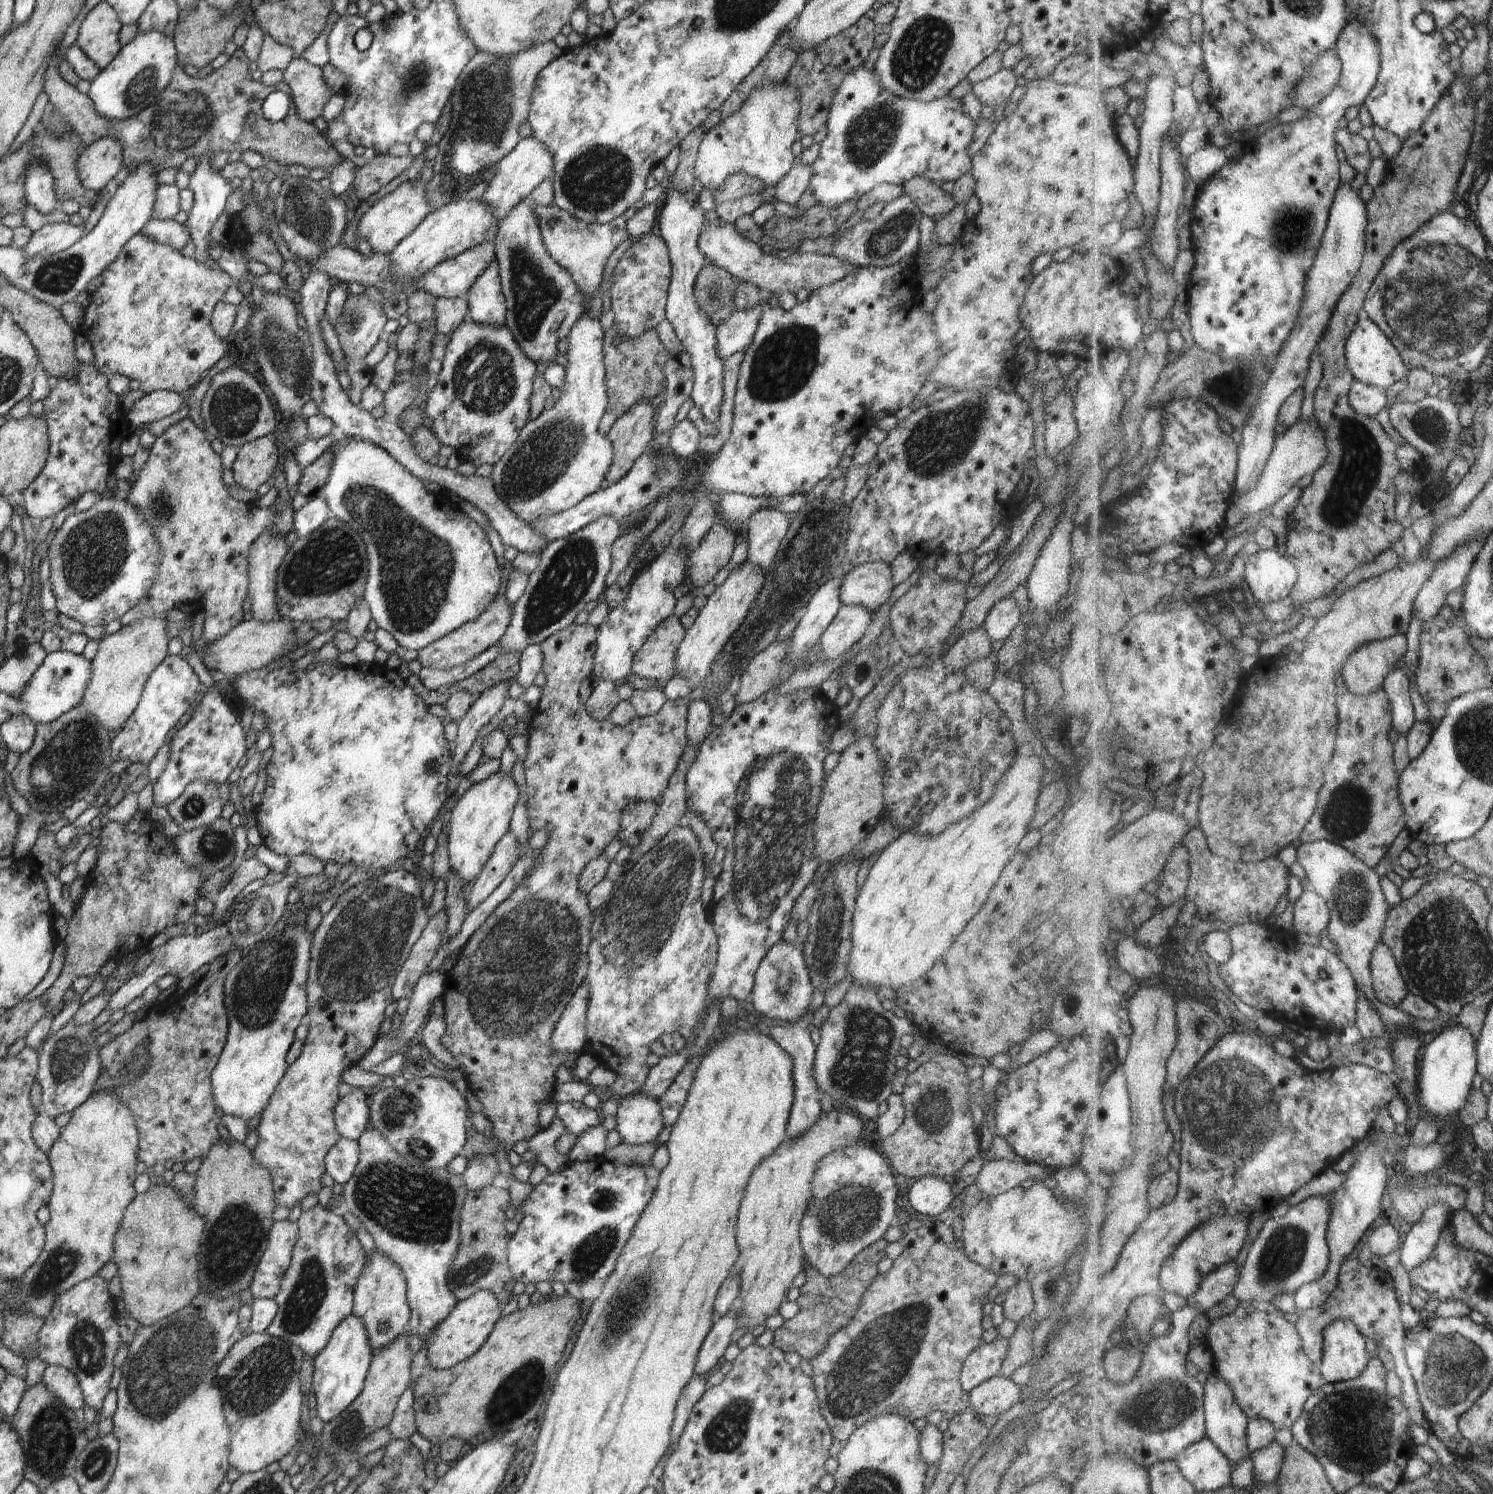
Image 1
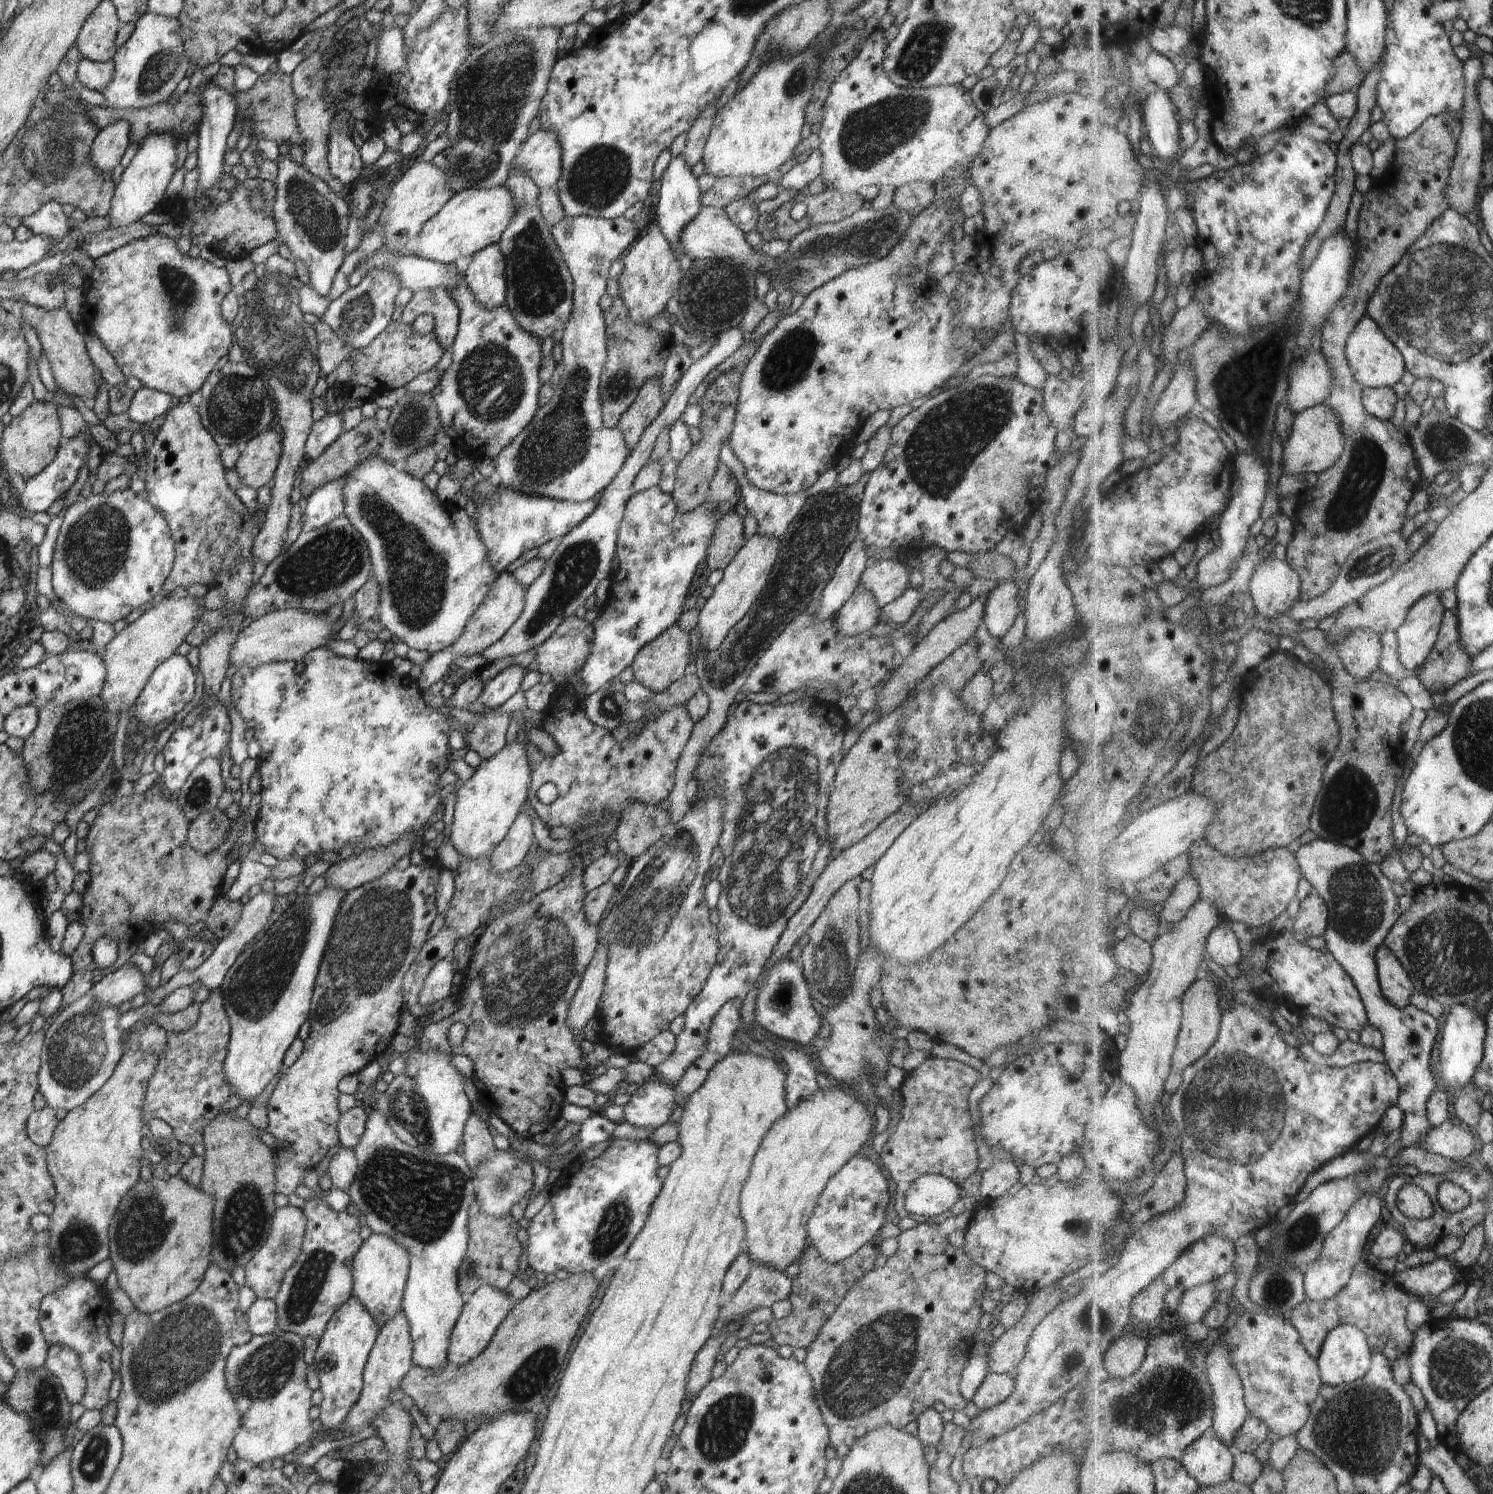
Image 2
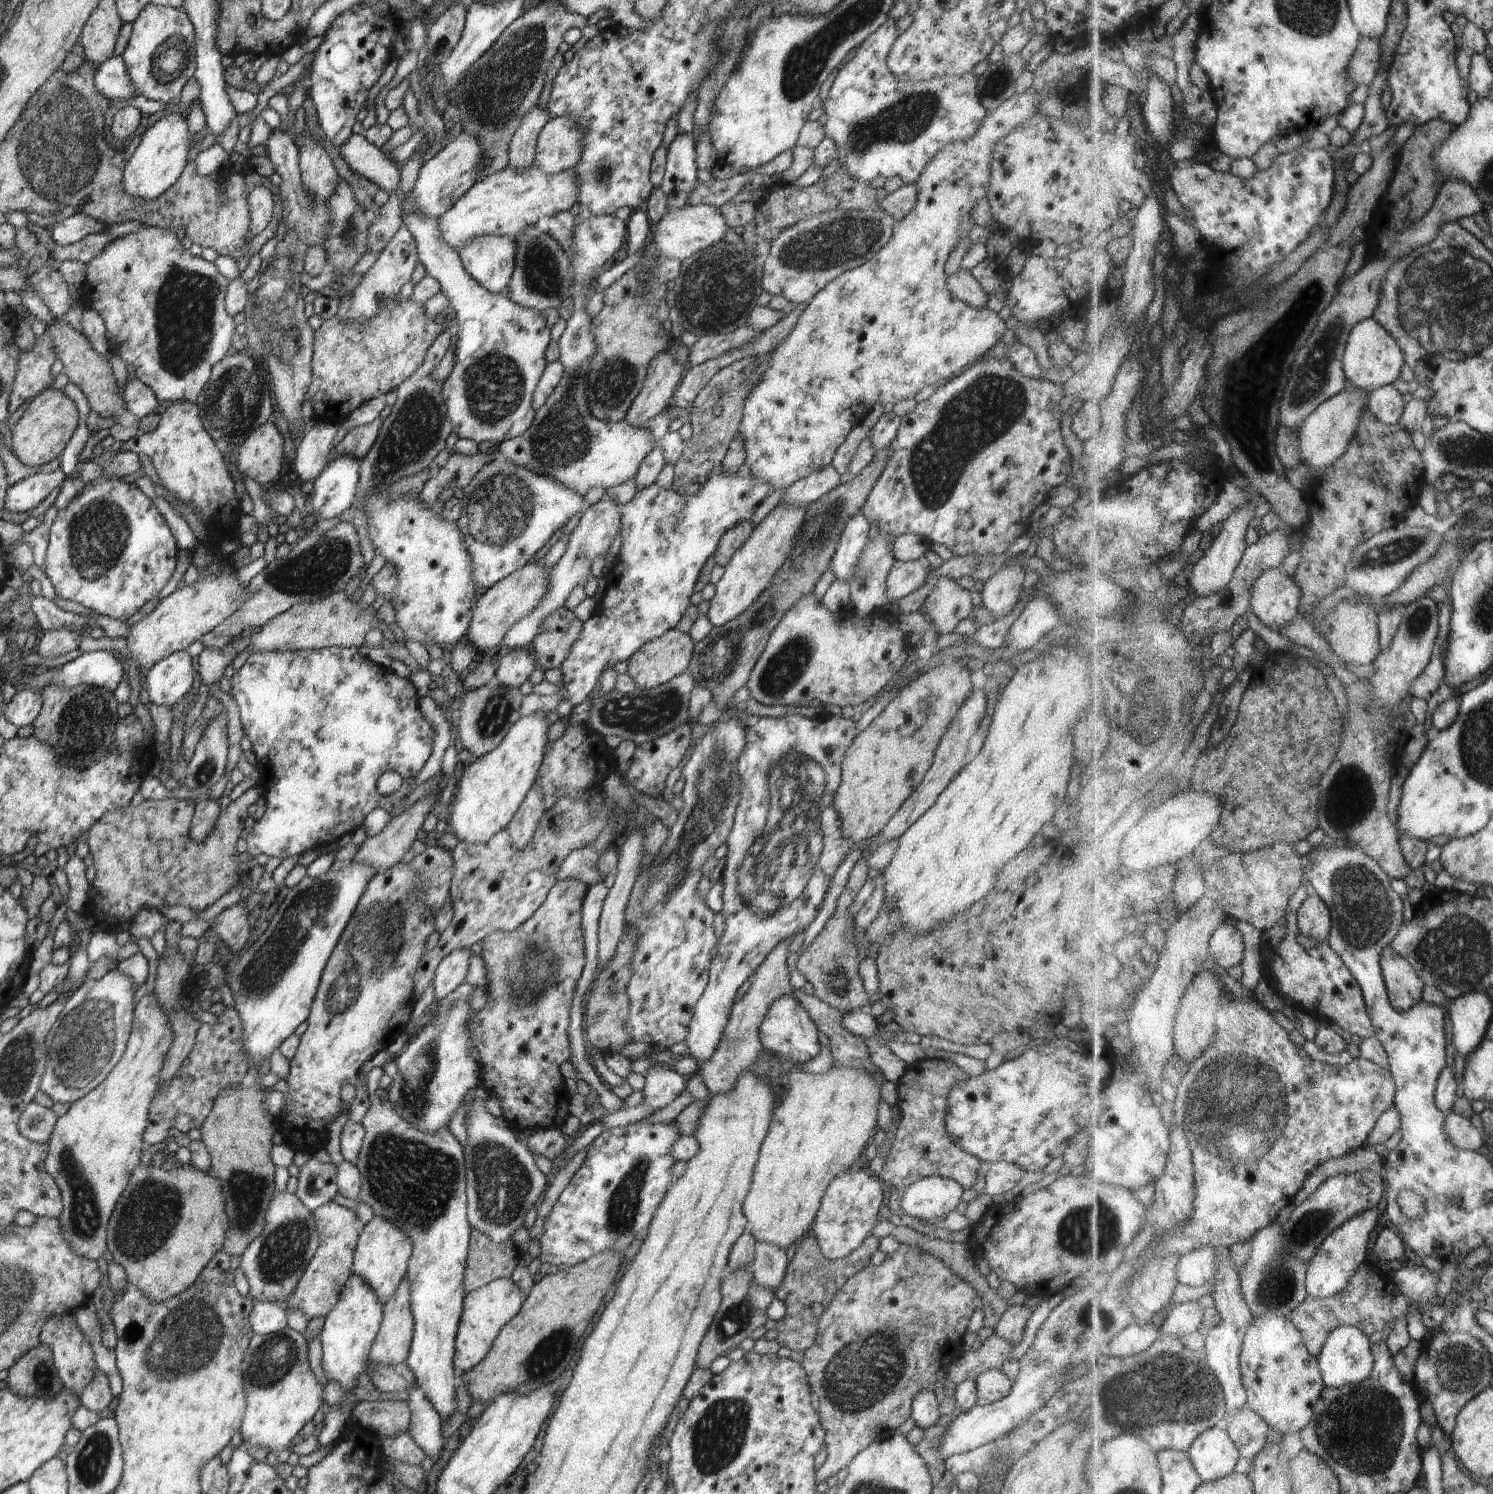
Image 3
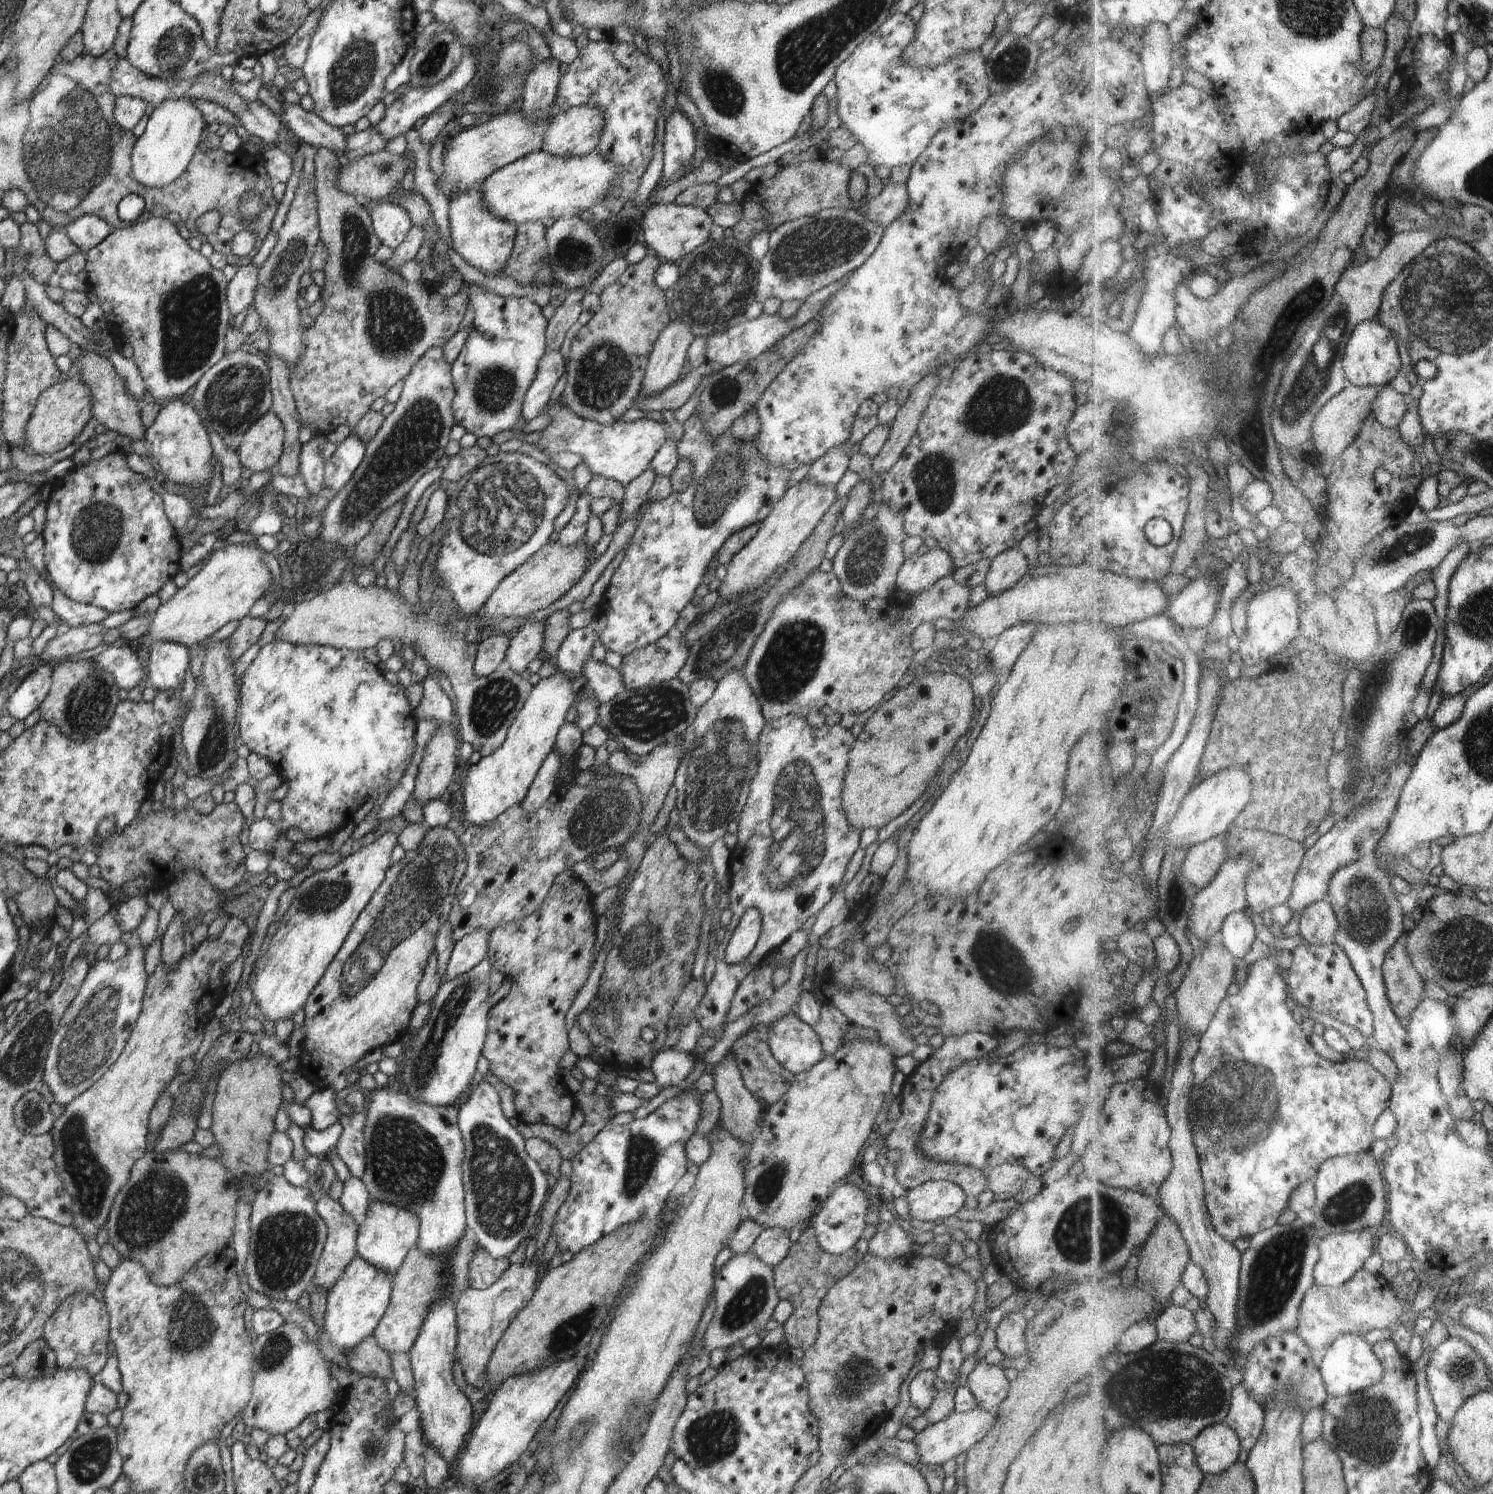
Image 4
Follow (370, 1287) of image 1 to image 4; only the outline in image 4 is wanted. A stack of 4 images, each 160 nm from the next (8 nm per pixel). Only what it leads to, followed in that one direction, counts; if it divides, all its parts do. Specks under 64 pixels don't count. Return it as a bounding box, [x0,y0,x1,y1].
[357,1200,420,1278]

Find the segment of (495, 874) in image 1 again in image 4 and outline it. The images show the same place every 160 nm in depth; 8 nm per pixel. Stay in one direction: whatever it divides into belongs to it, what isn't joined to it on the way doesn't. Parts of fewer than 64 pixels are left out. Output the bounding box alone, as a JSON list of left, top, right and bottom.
[520,748,561,817]

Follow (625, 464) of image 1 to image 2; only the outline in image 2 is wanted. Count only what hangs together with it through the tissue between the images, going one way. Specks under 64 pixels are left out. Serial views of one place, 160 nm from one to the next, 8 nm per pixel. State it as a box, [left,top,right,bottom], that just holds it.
[616,377,665,450]

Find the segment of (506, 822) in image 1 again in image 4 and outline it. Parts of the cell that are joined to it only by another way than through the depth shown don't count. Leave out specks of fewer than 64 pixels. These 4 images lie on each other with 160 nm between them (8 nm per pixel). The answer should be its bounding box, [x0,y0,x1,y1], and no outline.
[463,670,576,825]

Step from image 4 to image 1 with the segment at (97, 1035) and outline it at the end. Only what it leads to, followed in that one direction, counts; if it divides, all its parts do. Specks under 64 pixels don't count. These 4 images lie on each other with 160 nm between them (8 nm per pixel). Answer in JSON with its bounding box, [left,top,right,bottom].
[38,1019,101,1119]

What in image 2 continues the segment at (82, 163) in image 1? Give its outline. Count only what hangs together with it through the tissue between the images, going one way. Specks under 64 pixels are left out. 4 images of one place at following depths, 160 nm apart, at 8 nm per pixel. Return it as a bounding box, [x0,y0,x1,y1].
[90,120,130,172]

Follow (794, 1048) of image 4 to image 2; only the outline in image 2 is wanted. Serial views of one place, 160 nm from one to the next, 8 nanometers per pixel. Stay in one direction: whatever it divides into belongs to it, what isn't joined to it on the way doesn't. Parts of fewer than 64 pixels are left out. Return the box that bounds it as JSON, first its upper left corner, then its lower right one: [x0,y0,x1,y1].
[755,958,820,1046]

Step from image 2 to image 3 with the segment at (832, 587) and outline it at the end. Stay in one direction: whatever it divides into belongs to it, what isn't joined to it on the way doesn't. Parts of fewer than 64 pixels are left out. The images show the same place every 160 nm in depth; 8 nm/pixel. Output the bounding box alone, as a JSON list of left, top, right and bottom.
[830,511,870,582]

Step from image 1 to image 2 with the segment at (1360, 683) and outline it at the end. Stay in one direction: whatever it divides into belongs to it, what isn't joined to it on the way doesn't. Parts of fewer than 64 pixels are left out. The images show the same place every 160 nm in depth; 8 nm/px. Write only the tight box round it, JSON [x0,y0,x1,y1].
[1336,629,1385,681]

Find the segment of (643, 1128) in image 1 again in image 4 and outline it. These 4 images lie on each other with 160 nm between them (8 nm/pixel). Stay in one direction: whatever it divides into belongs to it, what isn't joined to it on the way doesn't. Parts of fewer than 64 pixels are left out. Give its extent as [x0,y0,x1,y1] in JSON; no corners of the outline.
[651,1047,696,1087]

